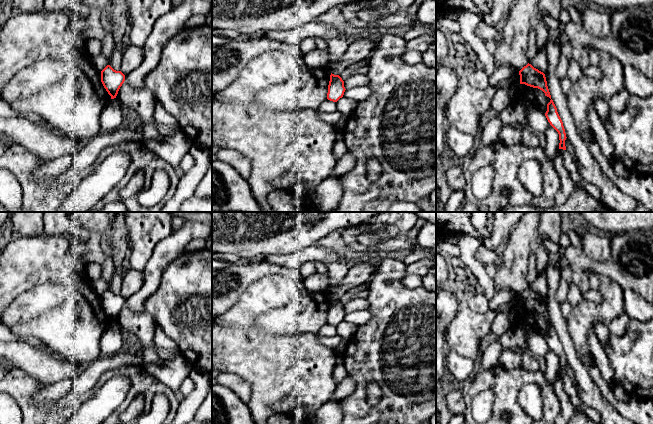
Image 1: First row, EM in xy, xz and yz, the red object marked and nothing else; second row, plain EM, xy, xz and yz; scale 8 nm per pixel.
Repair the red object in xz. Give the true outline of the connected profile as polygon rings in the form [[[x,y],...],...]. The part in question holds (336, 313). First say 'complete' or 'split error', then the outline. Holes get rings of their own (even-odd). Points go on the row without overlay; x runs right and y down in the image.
complete; [[[331,297],[330,305],[328,309],[327,323],[333,326],[337,326],[343,321],[345,316],[344,305],[339,299]]]

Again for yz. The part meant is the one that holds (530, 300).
complete; [[[527,288],[520,295],[520,308],[538,312],[545,317],[545,320],[551,323],[551,319],[547,310],[545,298],[534,292],[531,288]]]

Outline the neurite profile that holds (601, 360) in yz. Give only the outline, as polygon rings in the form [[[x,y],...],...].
[[[594,328],[590,329],[588,332],[587,342],[595,360],[595,364],[599,368],[601,377],[607,383],[614,383],[614,370],[610,365],[609,359],[594,331]]]

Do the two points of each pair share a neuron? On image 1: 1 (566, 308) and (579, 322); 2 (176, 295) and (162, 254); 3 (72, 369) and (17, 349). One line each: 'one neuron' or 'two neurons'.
1: two neurons
2: two neurons
3: one neuron

